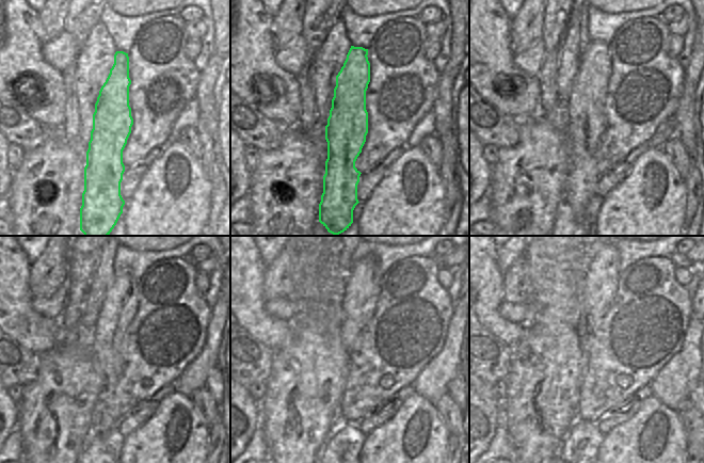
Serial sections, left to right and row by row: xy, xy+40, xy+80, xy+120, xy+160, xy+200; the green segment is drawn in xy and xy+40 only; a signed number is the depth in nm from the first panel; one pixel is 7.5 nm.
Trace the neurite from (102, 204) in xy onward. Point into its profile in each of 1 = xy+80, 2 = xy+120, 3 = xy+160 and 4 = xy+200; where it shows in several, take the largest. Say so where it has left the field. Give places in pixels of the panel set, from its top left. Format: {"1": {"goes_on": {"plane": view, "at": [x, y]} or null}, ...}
{"1": {"goes_on": {"plane": "xy+80", "at": [587, 123]}}, "2": {"goes_on": {"plane": "xy+120", "at": [118, 307]}}, "3": {"goes_on": {"plane": "xy+160", "at": [362, 288]}}, "4": {"goes_on": {"plane": "xy+200", "at": [601, 283]}}}

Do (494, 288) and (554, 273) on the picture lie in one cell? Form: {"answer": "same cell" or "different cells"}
{"answer": "different cells"}

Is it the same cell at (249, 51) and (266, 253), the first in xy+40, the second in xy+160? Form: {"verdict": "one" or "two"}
{"verdict": "two"}

